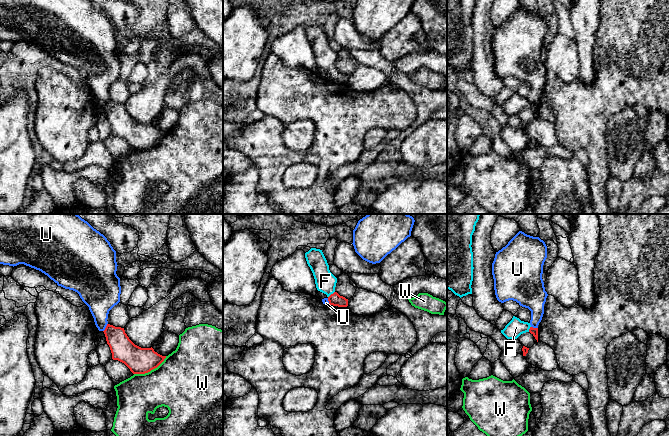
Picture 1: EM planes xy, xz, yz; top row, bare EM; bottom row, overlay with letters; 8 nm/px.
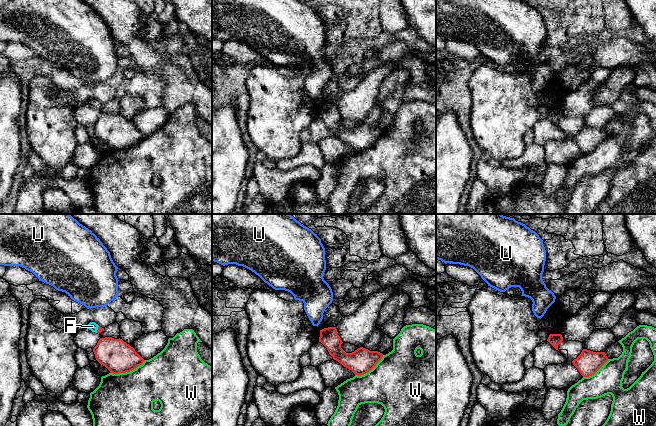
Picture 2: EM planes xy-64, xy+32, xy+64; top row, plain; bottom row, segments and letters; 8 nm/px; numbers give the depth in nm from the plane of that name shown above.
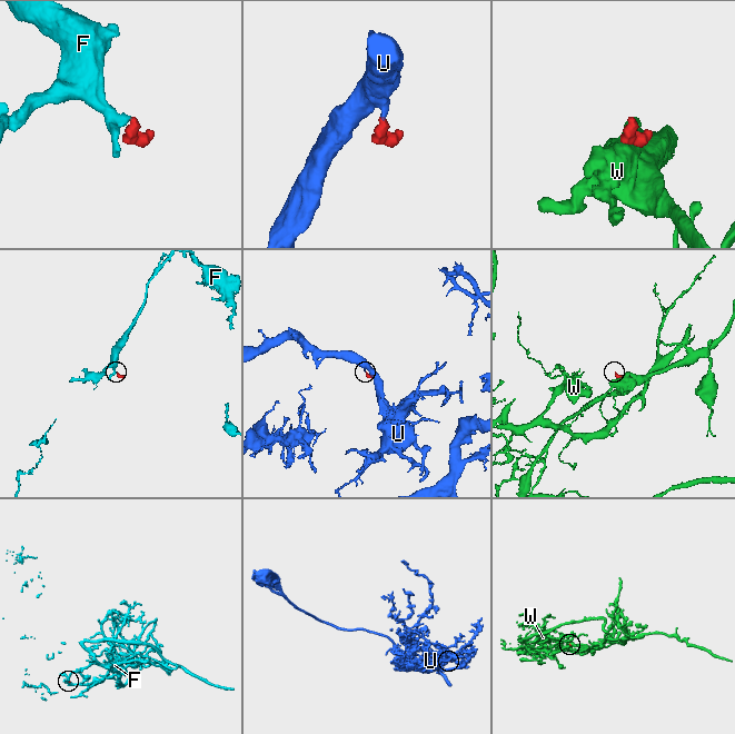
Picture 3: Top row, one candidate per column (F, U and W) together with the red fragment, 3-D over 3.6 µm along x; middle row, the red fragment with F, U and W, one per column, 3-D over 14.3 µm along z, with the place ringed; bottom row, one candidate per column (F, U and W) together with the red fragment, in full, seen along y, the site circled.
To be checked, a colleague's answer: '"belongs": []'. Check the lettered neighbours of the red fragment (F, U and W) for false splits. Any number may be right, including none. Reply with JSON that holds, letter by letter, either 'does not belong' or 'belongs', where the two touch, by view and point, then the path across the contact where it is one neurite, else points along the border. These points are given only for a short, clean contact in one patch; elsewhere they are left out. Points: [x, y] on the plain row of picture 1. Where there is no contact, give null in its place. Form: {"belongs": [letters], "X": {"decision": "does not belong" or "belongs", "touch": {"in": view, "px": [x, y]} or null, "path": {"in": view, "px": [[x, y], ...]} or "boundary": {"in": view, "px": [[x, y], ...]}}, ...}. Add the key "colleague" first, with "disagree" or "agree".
{"colleague": "disagree", "belongs": ["F"], "F": {"decision": "belongs", "touch": {"in": "xz", "px": [331, 70]}, "path": {"in": "xz", "px": [[335, 75], [331, 70], [325, 57]]}}, "U": {"decision": "does not belong", "touch": {"in": "xy", "px": [106, 103]}, "boundary": {"in": "xy", "px": [[107, 99], [103, 107]]}}, "W": {"decision": "does not belong", "touch": {"in": "xy", "px": [150, 146]}}}

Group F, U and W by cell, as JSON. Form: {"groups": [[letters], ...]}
{"groups": [["F"], ["U"], ["W"]]}

